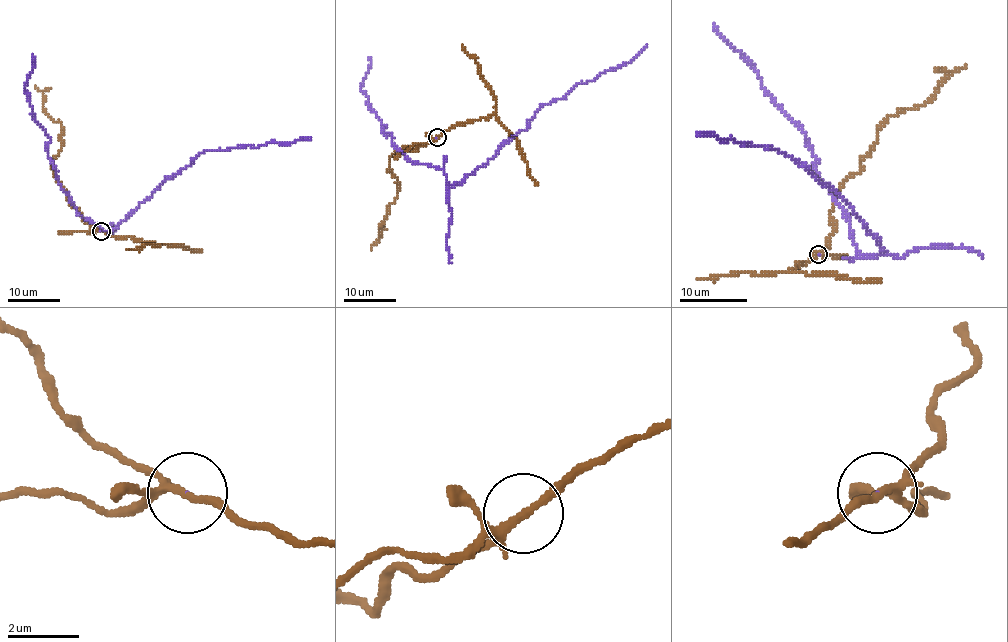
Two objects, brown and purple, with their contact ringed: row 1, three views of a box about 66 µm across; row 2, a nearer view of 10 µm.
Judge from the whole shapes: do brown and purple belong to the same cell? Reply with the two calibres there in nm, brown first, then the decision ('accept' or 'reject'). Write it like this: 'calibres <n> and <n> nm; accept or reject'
calibres 180 and 20 nm; reject

